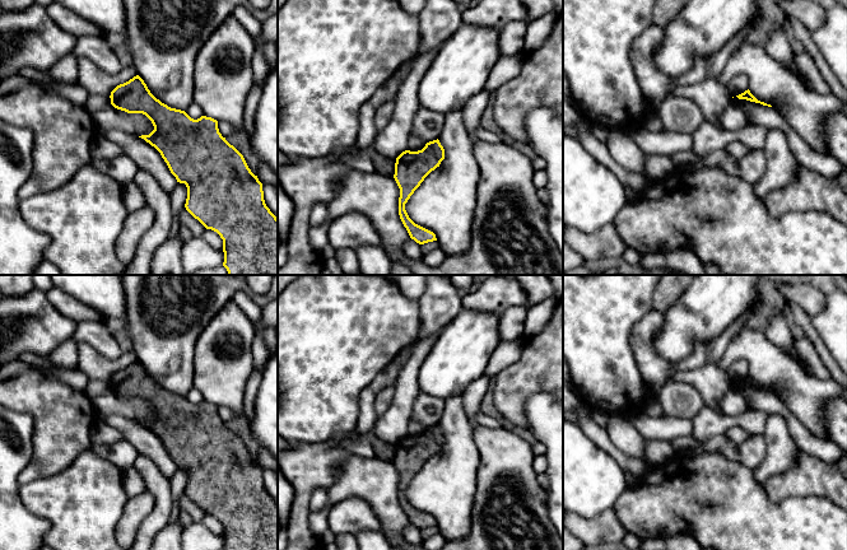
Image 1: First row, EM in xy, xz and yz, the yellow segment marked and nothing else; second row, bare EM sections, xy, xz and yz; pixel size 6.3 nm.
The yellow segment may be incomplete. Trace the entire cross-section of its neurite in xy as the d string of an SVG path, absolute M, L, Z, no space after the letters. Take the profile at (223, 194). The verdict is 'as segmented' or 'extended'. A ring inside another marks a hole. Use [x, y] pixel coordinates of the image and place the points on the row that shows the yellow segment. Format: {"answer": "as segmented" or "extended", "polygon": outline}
{"answer": "as segmented", "polygon": "M139 75L117 85L110 98L115 108L127 113L143 113L152 121L154 130L139 138L154 146L177 182L186 185L186 210L223 239L223 266L228 275L278 275L278 218L265 204L262 183L251 172L243 155L222 136L218 121L206 116L194 120L185 111L168 107L150 93Z"}

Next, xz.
{"answer": "as segmented", "polygon": "M438 139L427 143L422 150L405 150L396 158L394 178L400 188L399 215L410 238L419 244L437 241L436 234L415 224L409 218L405 204L424 178L439 167L443 159L445 149Z"}

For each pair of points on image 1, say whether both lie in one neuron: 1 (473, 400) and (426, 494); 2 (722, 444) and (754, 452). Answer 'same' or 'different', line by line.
1: different
2: same

